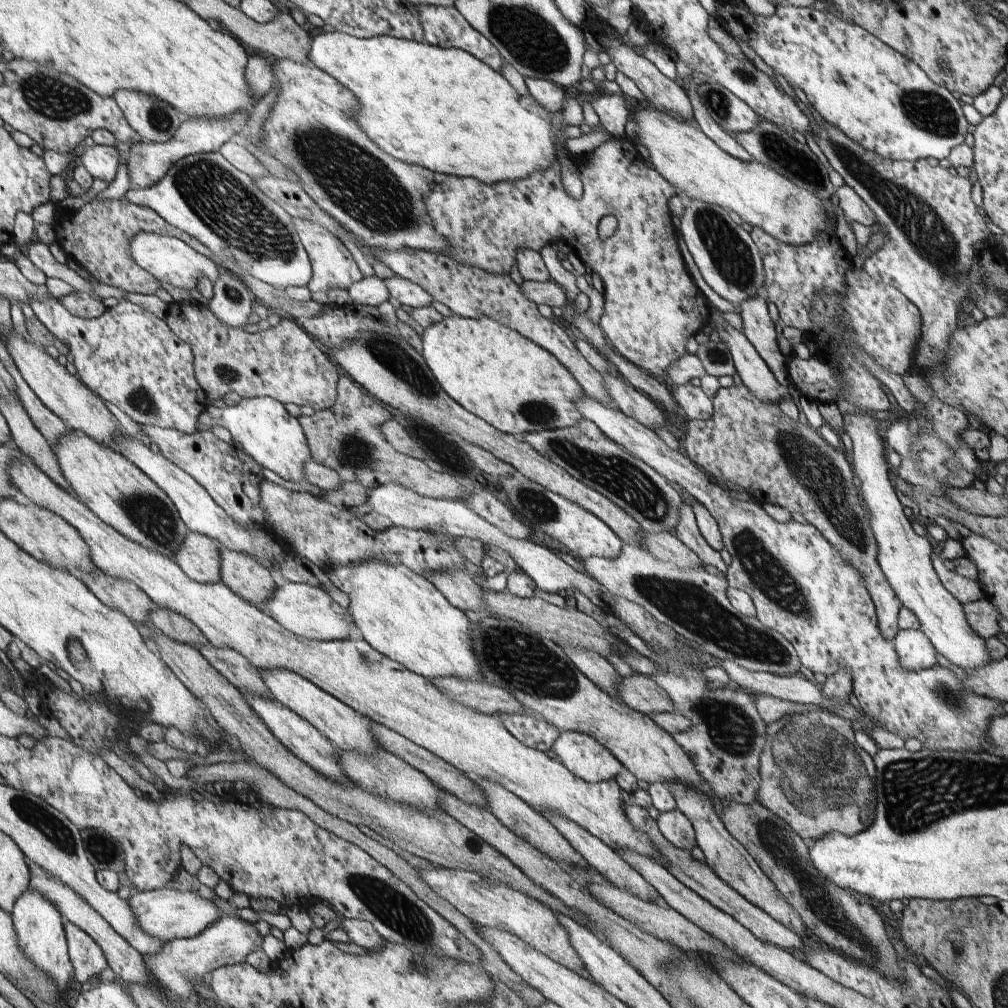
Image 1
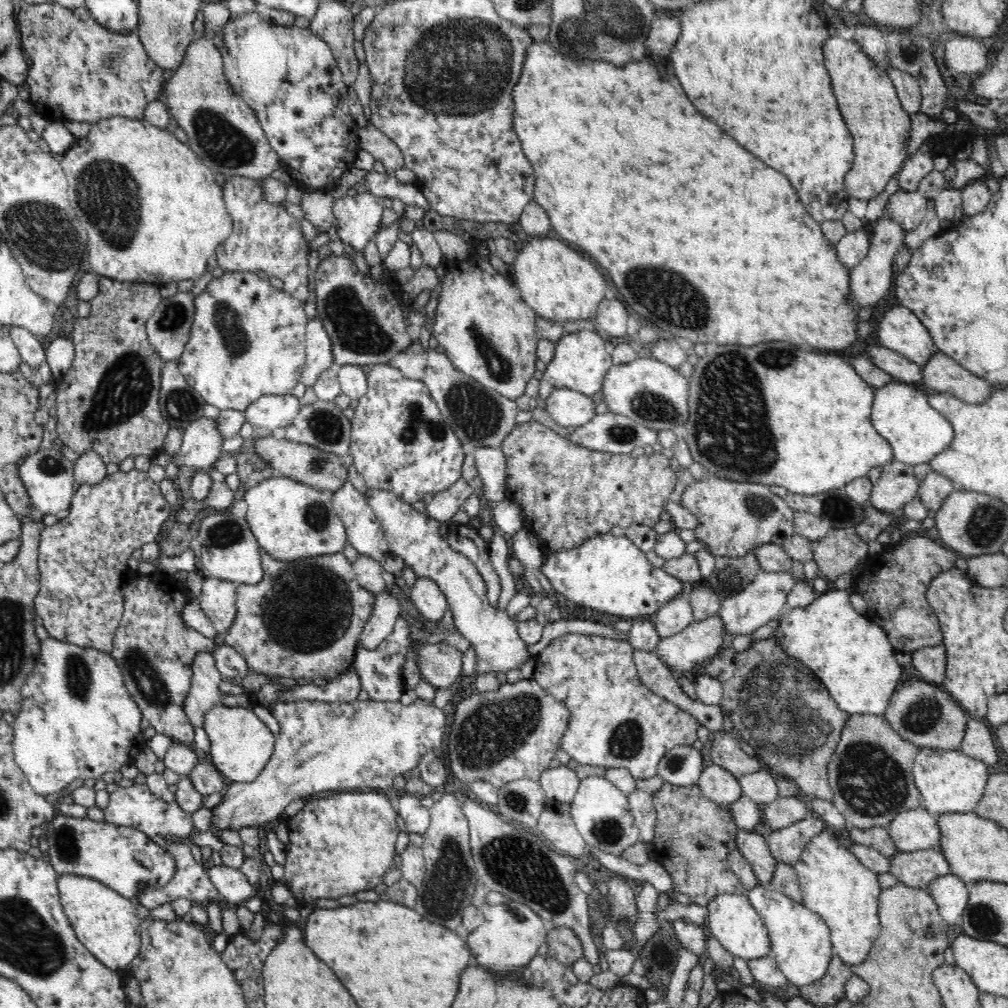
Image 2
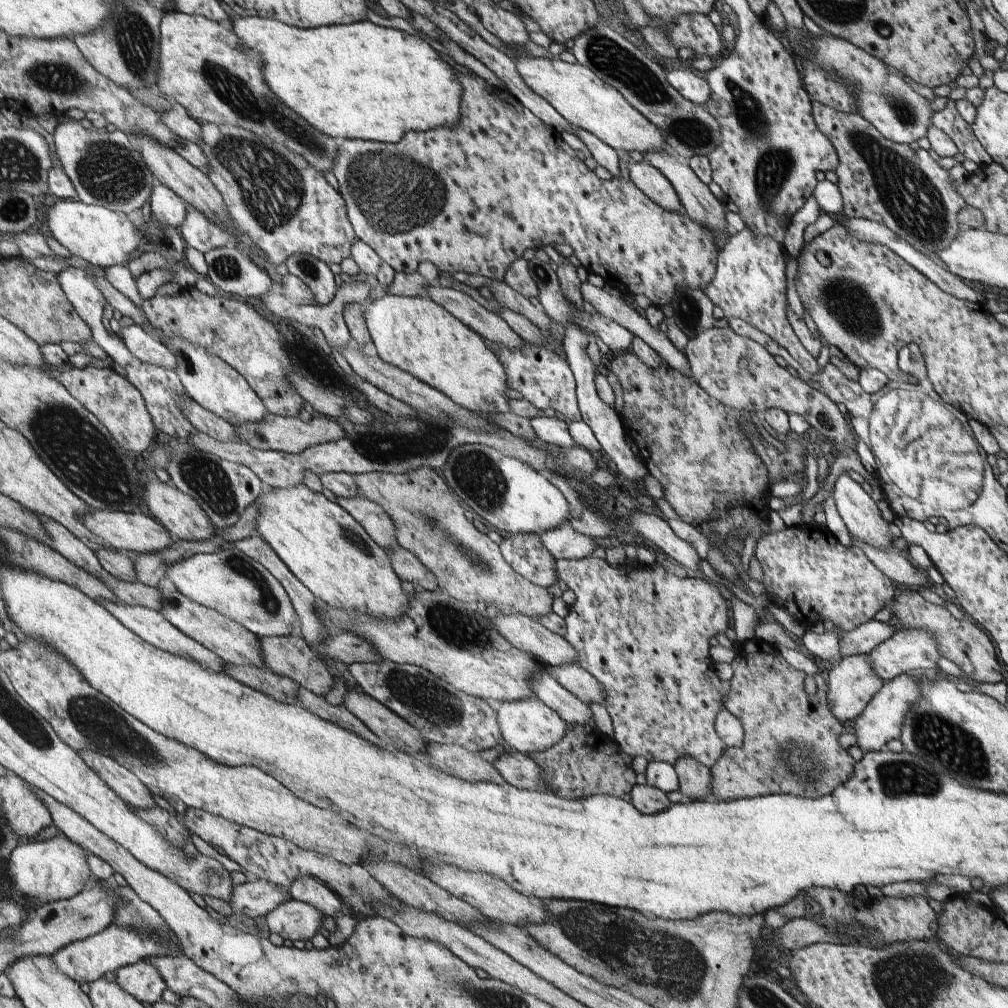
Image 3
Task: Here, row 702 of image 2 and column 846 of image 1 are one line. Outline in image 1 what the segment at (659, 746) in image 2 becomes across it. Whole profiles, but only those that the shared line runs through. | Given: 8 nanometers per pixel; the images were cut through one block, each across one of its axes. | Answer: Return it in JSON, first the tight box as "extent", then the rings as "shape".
{"extent":[575,394,1005,754],"shape":[[[585,394],[575,402],[575,406],[581,412],[583,420],[593,422],[605,434],[605,438],[611,438],[615,444],[623,446],[629,454],[633,454],[637,460],[643,460],[663,478],[673,482],[683,492],[685,498],[701,502],[707,508],[707,512],[719,524],[725,550],[731,554],[731,564],[727,566],[725,582],[729,584],[729,588],[743,590],[751,598],[755,612],[757,612],[755,618],[765,628],[777,630],[781,636],[785,636],[793,644],[805,668],[809,668],[815,674],[819,672],[825,678],[831,678],[837,672],[849,672],[853,696],[859,702],[863,716],[875,722],[877,728],[897,734],[903,740],[917,738],[921,744],[923,742],[931,744],[937,750],[991,754],[993,744],[987,736],[989,724],[993,718],[999,718],[1005,714],[1003,704],[991,698],[977,696],[975,692],[969,692],[965,684],[949,668],[943,668],[939,664],[935,664],[931,670],[917,670],[917,672],[901,668],[897,652],[895,652],[895,642],[881,636],[877,614],[875,614],[875,604],[871,596],[867,594],[861,574],[853,566],[847,566],[843,556],[821,536],[821,532],[815,526],[799,524],[793,520],[777,522],[769,518],[763,506],[755,502],[741,502],[741,500],[731,498],[729,490],[713,482],[693,460],[689,460],[689,456],[685,456],[683,452],[671,450],[653,430],[625,416],[617,408],[607,408]]]}

